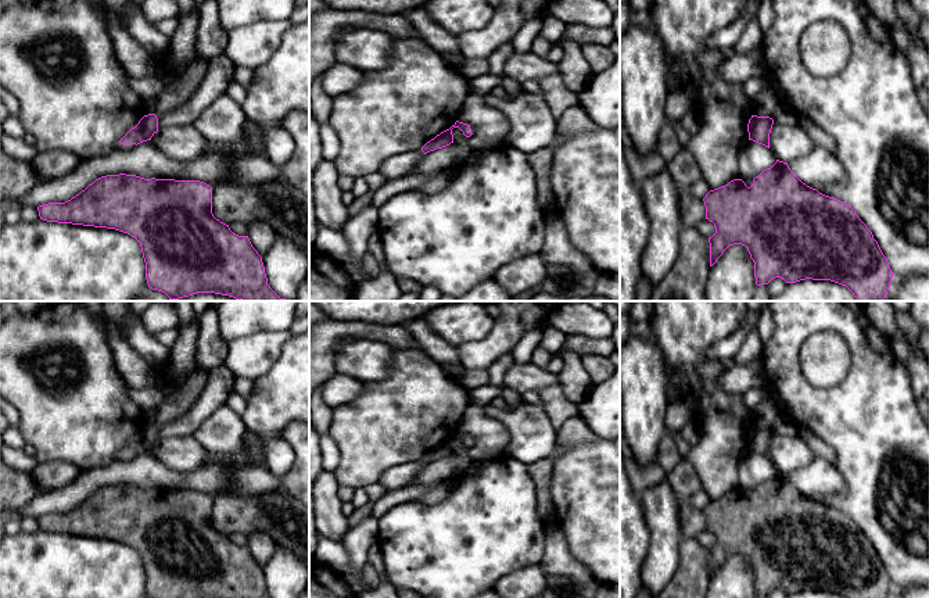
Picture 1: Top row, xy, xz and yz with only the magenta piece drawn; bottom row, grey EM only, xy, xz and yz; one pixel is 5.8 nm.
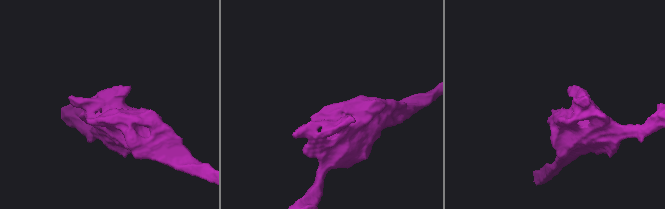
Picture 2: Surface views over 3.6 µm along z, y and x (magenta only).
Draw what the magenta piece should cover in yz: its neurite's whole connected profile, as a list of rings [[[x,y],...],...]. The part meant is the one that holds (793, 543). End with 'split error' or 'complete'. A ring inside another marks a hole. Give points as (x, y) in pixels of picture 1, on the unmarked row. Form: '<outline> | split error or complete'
[[[776,473],[753,490],[750,498],[742,490],[710,501],[703,509],[706,530],[714,534],[715,544],[709,548],[710,577],[733,555],[747,559],[754,573],[756,595],[768,595],[781,588],[786,594],[806,590],[831,591],[846,598],[890,598],[893,583],[872,543],[846,513],[825,506],[803,494],[789,479],[788,473]]] | complete

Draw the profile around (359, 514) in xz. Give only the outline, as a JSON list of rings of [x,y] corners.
[[[370,501],[367,505],[362,506],[362,508],[356,508],[354,511],[354,513],[348,518],[348,523],[352,526],[356,526],[361,522],[363,522],[365,519],[370,518],[372,511],[373,511],[373,505],[374,505],[374,502]]]

